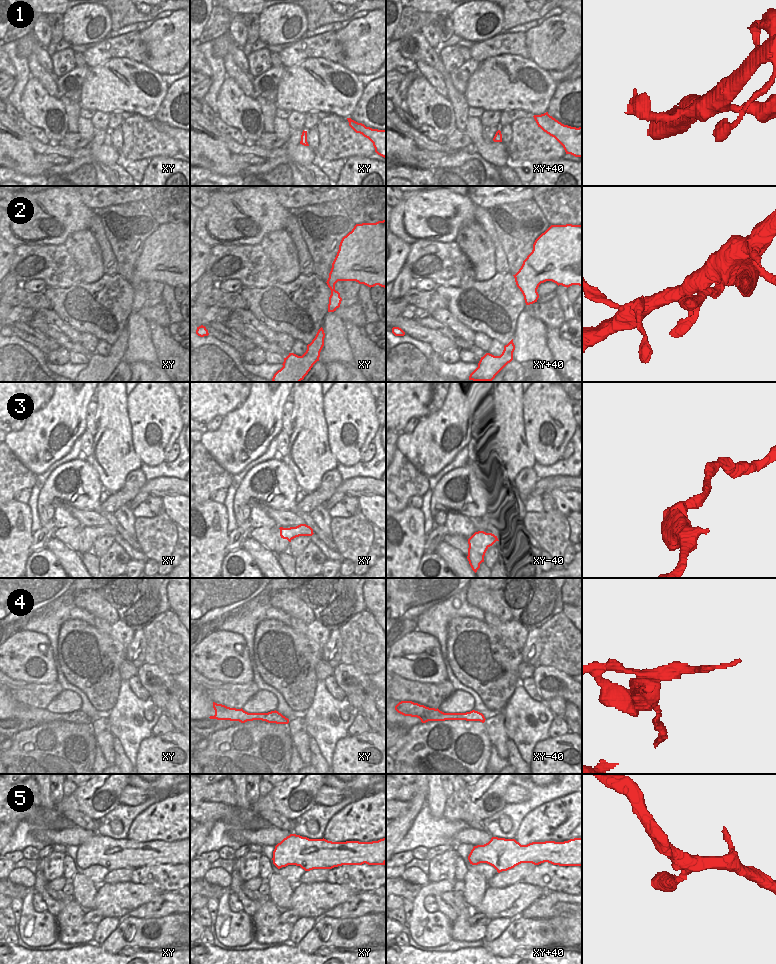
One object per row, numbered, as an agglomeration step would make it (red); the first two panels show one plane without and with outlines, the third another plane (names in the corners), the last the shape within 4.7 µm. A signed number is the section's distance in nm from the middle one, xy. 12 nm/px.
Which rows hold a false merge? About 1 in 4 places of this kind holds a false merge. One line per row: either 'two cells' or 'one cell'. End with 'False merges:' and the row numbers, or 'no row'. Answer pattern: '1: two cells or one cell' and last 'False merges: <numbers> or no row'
1: one cell
2: one cell
3: one cell
4: two cells
5: one cell
False merges: 4

